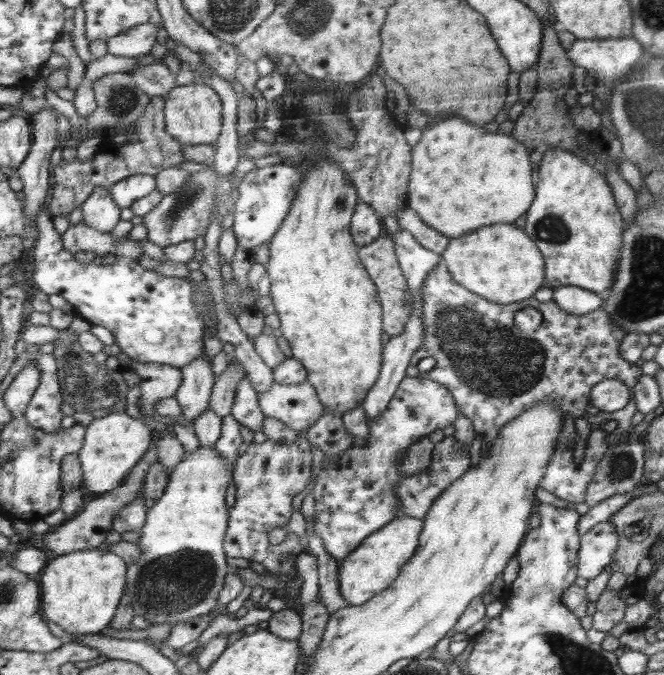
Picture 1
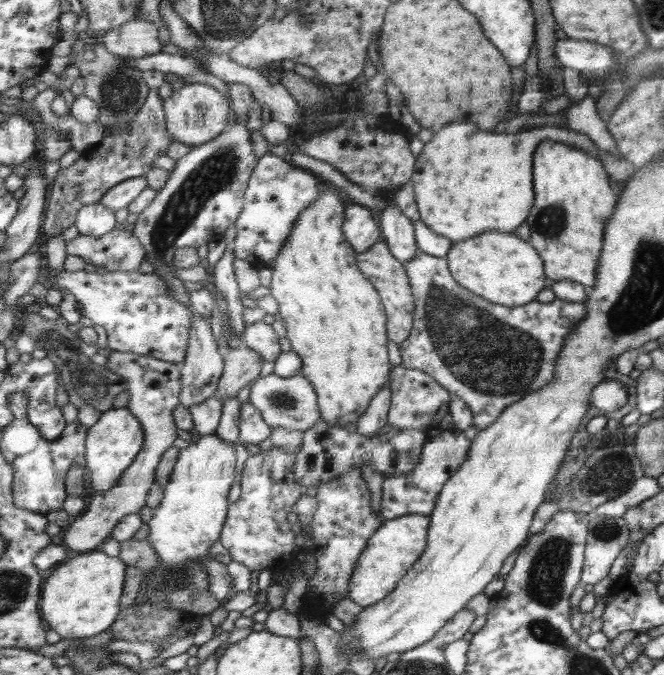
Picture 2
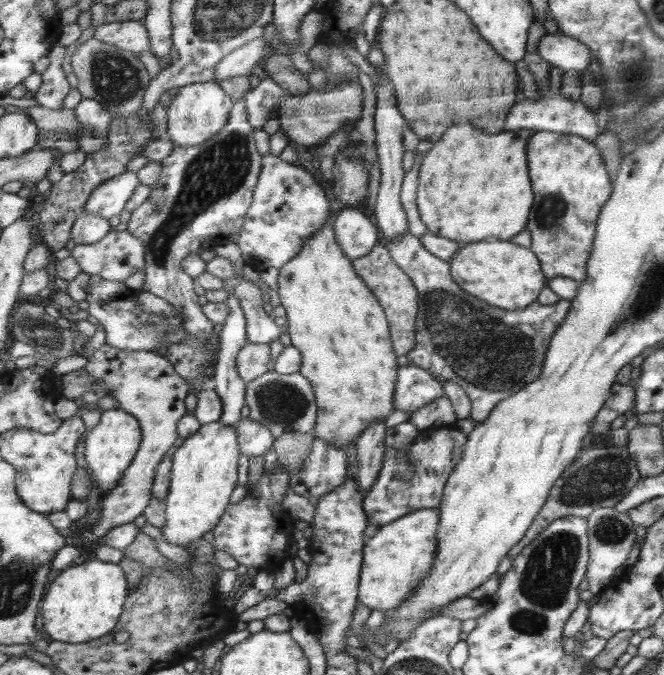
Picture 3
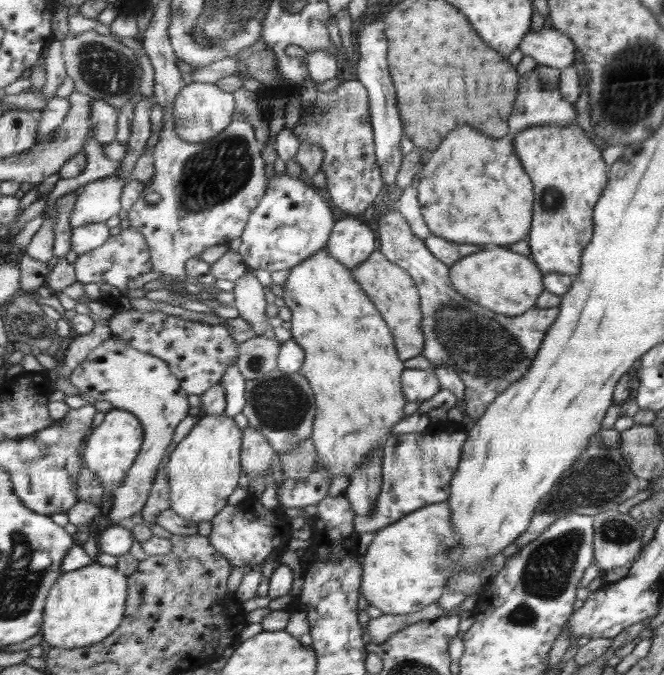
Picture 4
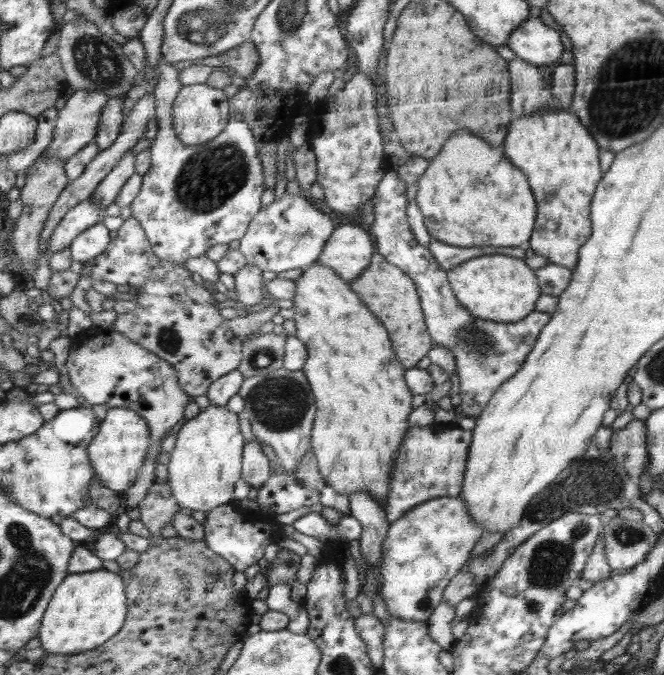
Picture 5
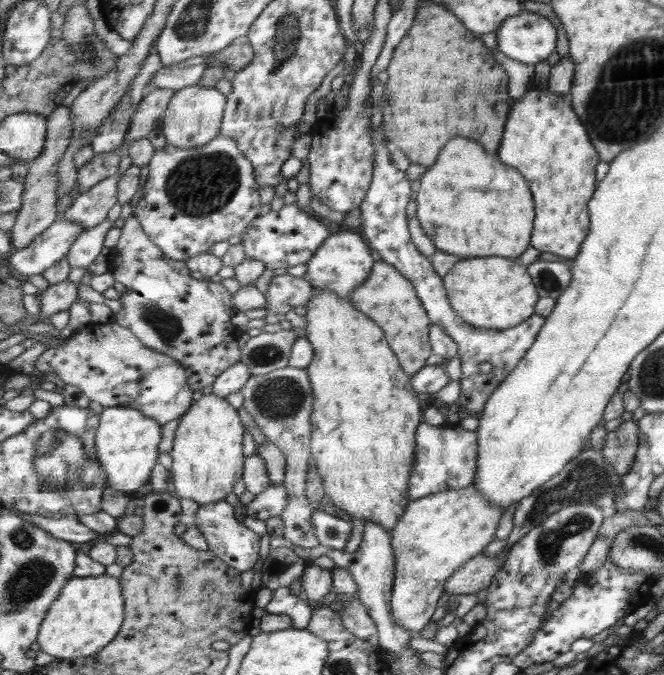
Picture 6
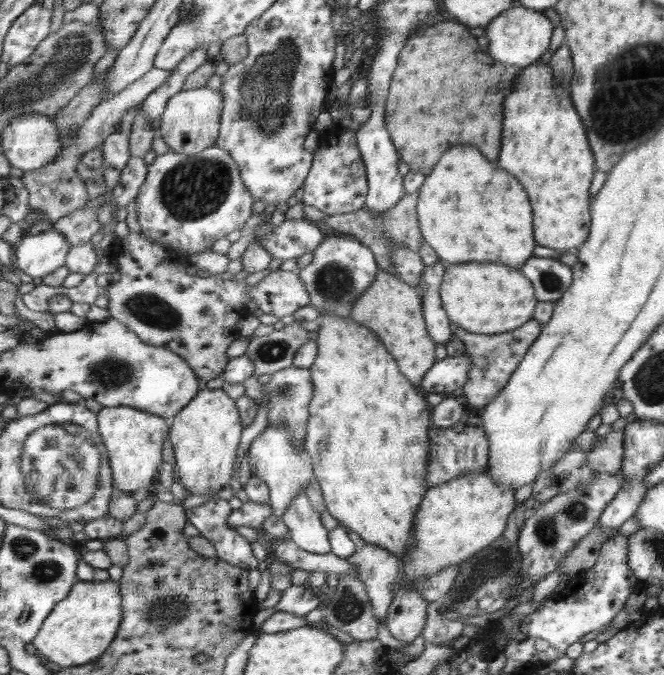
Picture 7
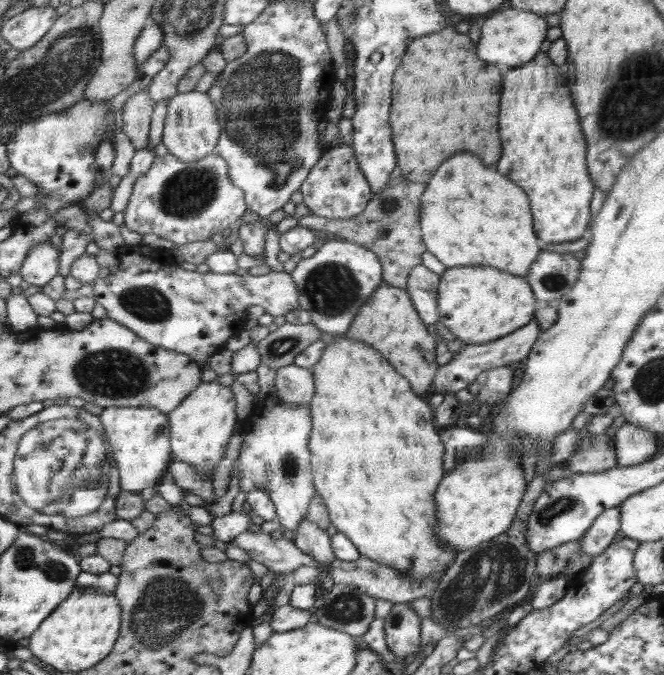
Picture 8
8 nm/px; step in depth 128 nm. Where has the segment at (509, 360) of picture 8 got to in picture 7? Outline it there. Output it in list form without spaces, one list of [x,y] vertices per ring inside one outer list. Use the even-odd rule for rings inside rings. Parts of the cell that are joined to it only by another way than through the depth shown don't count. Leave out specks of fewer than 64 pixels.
[[[465,353],[441,359],[425,374],[419,388],[428,395],[451,396],[455,389],[462,388],[469,380],[471,361]]]

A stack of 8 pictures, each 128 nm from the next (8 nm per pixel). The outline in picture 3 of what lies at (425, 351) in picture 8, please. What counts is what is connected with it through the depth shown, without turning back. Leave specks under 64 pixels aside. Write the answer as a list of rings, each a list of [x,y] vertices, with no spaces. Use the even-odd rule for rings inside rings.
[[[385,244],[374,246],[372,252],[352,262],[355,272],[368,285],[384,309],[390,328],[390,338],[393,340],[394,353],[397,356],[411,354],[415,346],[415,324],[419,301],[418,292],[410,282],[409,276],[406,276],[405,272],[393,262],[392,255]]]

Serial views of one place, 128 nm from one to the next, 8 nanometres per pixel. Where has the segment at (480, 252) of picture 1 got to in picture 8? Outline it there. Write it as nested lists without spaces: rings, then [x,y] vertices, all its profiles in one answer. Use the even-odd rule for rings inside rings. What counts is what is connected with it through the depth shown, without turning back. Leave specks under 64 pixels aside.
[[[468,265],[447,268],[441,274],[437,292],[440,324],[444,324],[454,337],[464,343],[464,346],[497,341],[498,338],[506,337],[508,334],[522,329],[535,316],[536,295],[528,280],[521,275],[511,275],[508,271],[500,271],[497,267]]]

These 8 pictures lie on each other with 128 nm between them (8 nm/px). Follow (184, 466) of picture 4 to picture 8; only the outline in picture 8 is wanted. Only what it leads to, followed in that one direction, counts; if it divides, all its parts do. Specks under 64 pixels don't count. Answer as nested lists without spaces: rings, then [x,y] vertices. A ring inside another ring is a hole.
[[[204,381],[198,386],[197,391],[183,402],[180,408],[169,413],[173,426],[173,456],[175,460],[188,462],[192,466],[198,466],[200,471],[208,471],[218,468],[222,462],[228,442],[236,428],[236,404],[232,392],[219,381]]]

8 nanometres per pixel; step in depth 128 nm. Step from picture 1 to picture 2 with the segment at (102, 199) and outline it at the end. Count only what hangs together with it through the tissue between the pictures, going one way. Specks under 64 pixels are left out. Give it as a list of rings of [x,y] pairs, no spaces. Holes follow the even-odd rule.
[[[101,201],[86,206],[79,213],[76,226],[80,235],[100,238],[116,230],[118,218],[116,218],[116,212]]]

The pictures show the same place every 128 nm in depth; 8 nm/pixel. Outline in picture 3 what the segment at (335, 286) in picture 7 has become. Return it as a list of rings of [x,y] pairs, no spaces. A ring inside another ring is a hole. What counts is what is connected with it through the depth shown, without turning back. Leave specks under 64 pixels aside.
[[[346,207],[335,219],[335,236],[350,260],[365,257],[377,246],[378,230],[360,208]]]

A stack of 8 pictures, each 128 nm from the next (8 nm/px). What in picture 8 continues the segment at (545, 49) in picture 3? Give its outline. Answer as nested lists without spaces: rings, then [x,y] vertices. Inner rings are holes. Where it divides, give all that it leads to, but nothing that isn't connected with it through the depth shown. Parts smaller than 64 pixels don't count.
[[[514,7],[496,11],[489,15],[481,26],[482,38],[478,41],[478,54],[482,54],[482,60],[486,62],[502,65],[502,70],[514,69],[532,61],[541,52],[540,47],[546,40],[548,29],[542,15]]]

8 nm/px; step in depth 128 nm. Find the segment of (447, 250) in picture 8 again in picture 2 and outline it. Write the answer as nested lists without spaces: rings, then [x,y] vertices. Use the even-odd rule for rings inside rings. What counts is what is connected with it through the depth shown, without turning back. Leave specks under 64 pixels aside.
[[[452,122],[446,130],[440,130],[432,136],[428,144],[418,155],[415,170],[411,176],[413,182],[415,204],[419,218],[430,230],[446,236],[453,242],[465,241],[477,237],[491,230],[512,232],[518,228],[528,212],[533,209],[535,198],[533,187],[533,156],[534,150],[542,141],[552,139],[576,146],[578,150],[588,151],[589,154],[599,154],[599,148],[592,139],[584,133],[570,131],[562,127],[541,127],[520,130],[510,134],[496,134],[496,132],[482,132],[472,122]]]

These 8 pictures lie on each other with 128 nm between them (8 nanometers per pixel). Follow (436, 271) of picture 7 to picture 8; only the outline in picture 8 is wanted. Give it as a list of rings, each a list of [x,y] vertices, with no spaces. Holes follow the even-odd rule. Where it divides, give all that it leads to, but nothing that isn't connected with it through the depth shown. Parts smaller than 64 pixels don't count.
[[[420,264],[412,268],[408,281],[403,287],[412,296],[413,305],[418,314],[422,317],[422,322],[428,326],[438,322],[437,289],[441,276],[431,272],[426,266]]]

